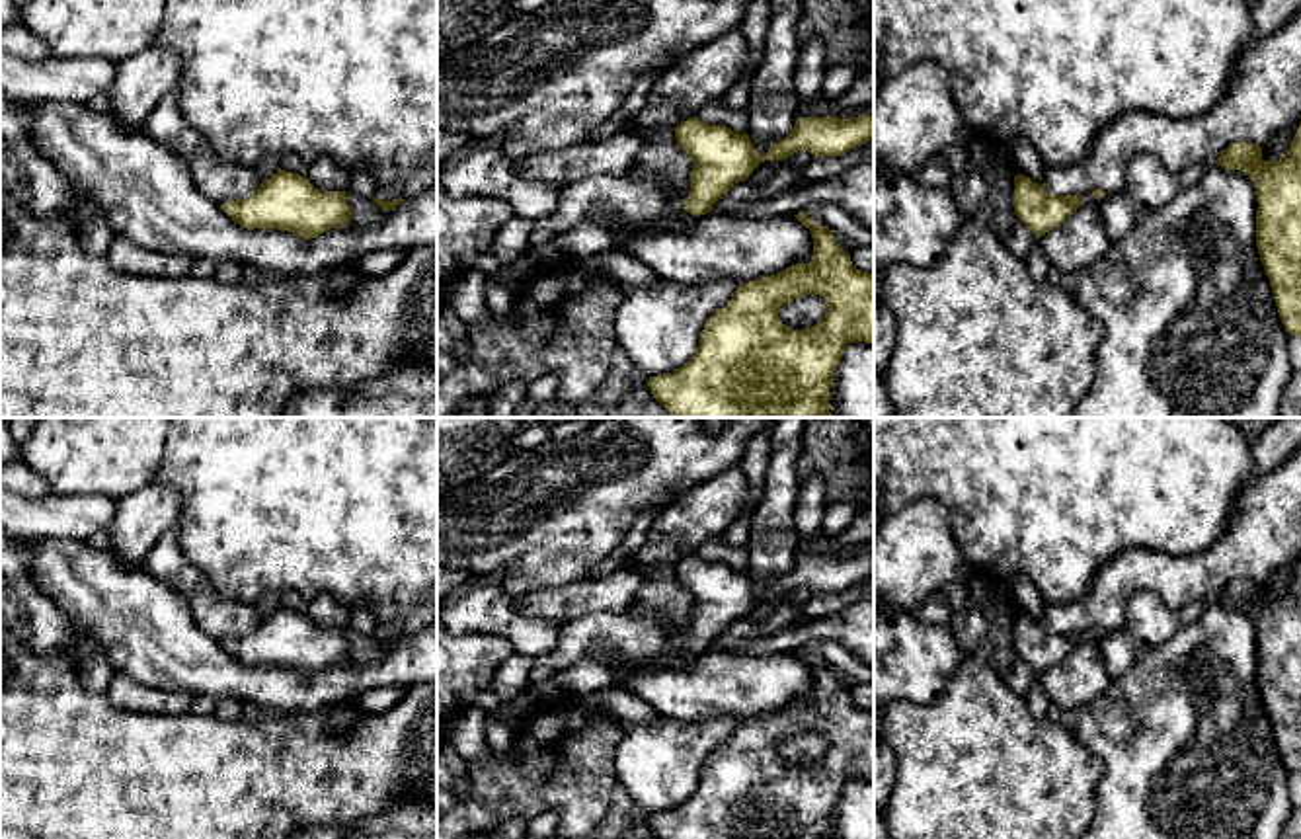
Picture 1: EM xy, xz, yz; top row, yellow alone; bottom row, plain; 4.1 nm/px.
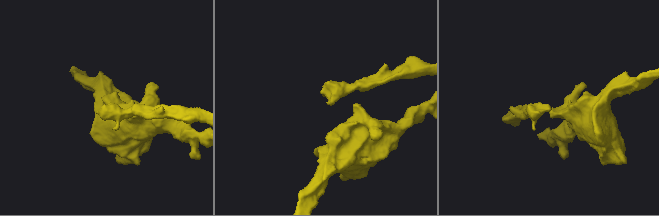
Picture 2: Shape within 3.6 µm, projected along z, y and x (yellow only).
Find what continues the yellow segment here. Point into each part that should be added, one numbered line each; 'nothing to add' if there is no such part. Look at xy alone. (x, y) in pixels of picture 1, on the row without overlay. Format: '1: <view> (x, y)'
nothing to add

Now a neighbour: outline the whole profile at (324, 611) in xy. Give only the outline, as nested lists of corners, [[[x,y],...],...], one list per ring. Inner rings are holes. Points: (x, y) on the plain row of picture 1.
[[[318,595],[306,603],[306,615],[320,628],[347,628],[351,607],[330,595]]]

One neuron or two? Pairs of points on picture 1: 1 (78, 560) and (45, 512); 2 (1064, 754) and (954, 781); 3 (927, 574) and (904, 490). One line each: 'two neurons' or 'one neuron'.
1: two neurons
2: one neuron
3: two neurons

